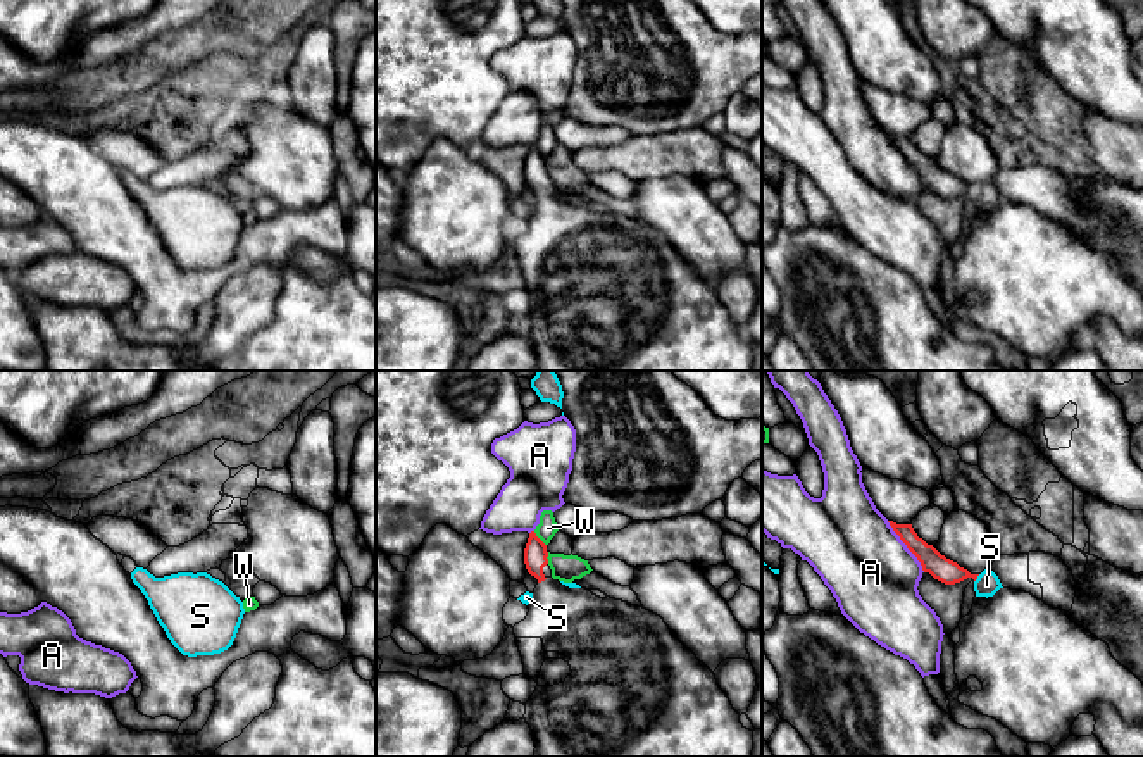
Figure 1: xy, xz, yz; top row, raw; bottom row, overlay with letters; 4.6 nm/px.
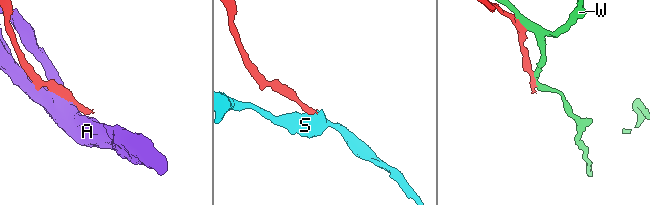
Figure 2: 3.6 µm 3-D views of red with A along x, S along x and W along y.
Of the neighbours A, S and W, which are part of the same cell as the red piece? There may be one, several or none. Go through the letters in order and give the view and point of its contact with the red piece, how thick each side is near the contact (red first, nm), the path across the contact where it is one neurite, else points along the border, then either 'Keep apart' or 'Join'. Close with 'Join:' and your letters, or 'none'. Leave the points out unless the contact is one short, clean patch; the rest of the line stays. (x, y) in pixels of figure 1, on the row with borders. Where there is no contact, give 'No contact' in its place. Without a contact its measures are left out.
A: Touches red at yz (907, 547). Thickness 120 nm (red) against 420 nm. Keep apart
S: Touches red at yz (976, 578). Thickness 120 nm (red) against 110 nm. Boundary: yz (980, 575), (974, 581). Keep apart
W: Touches red at xz (538, 538). Thickness 110 nm (red) against 90 nm. Keep apart
Join: none

